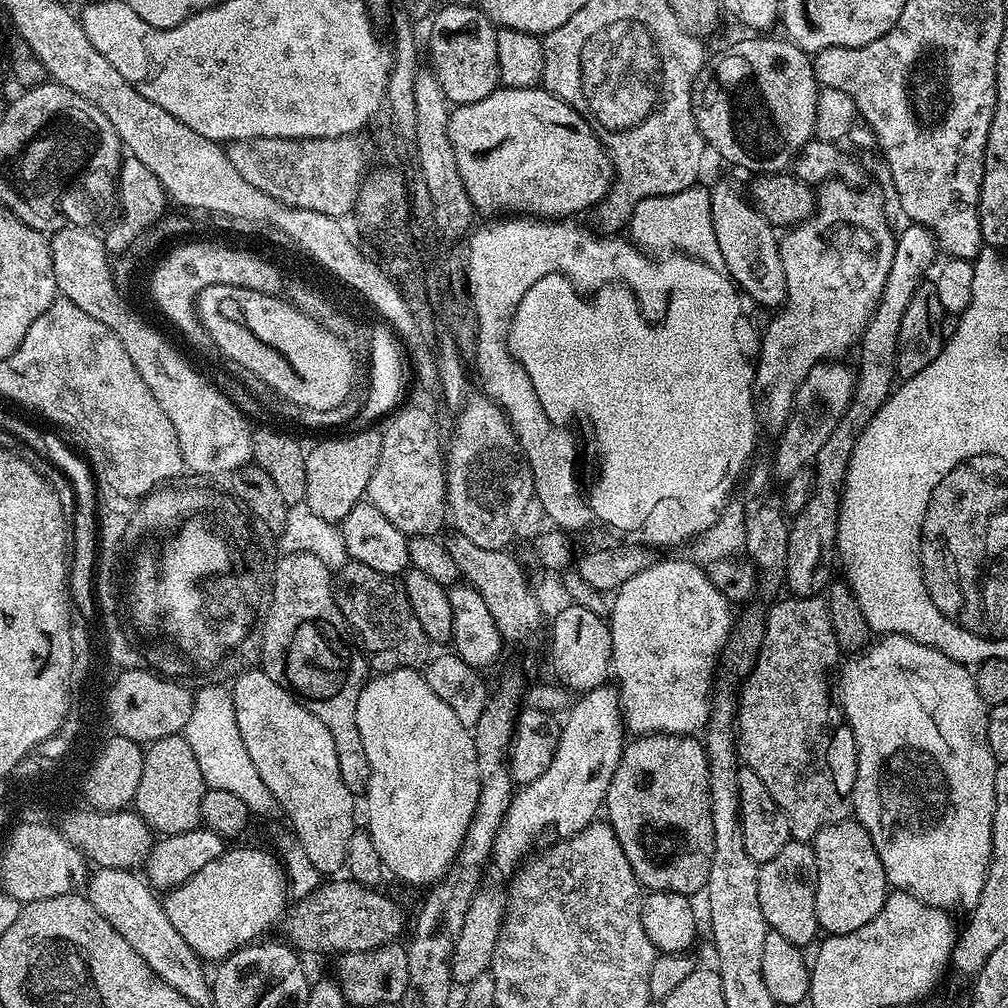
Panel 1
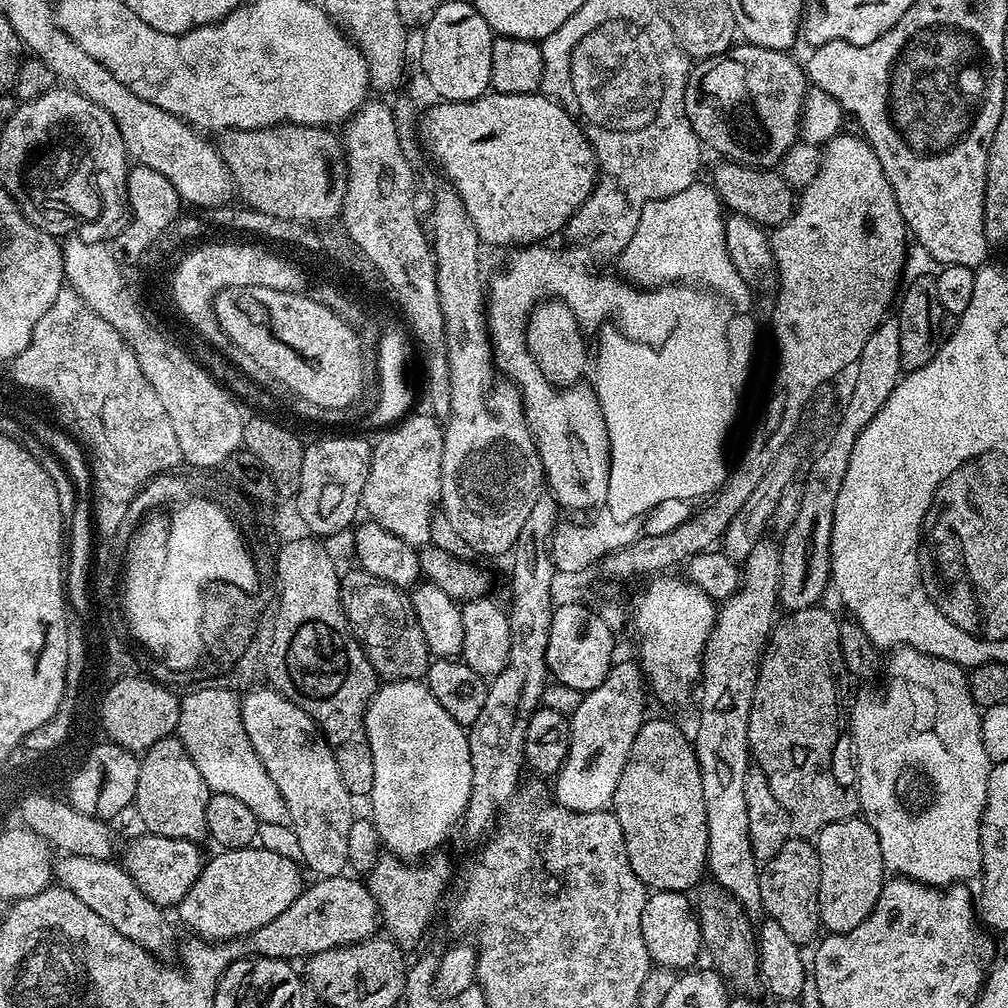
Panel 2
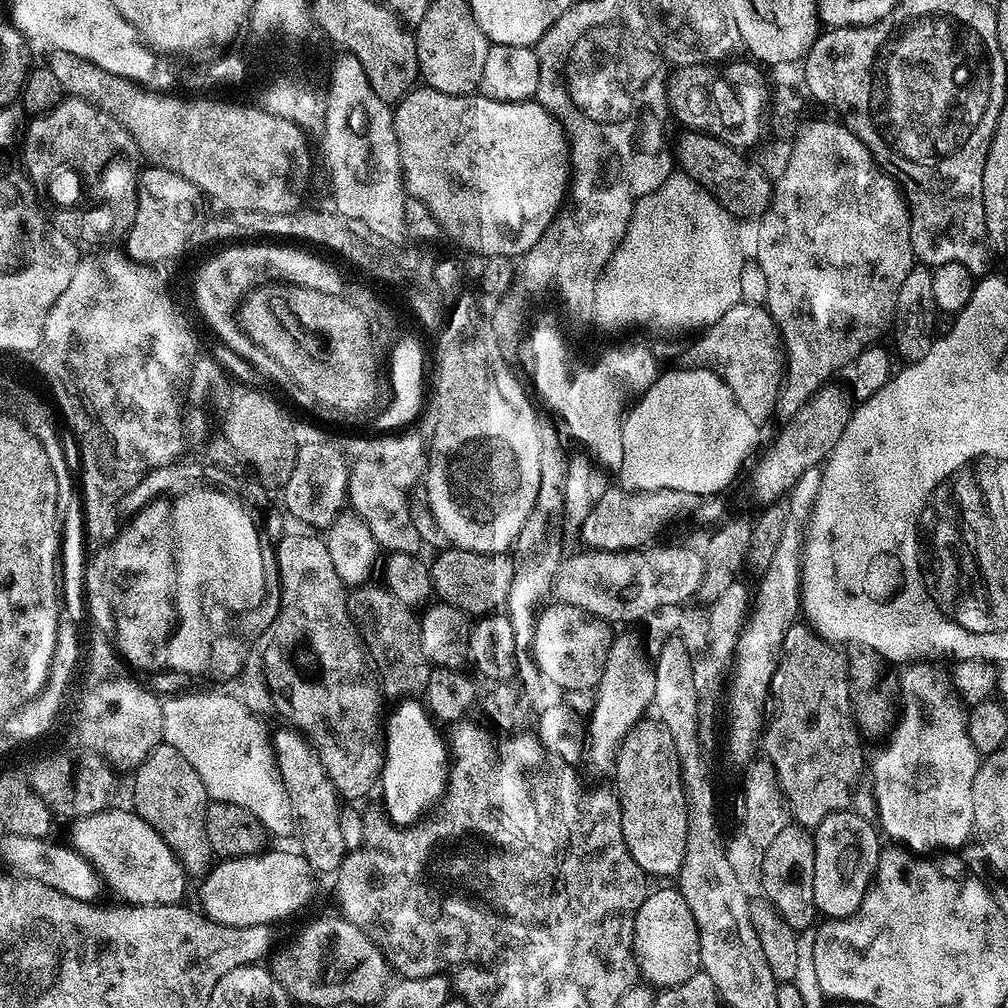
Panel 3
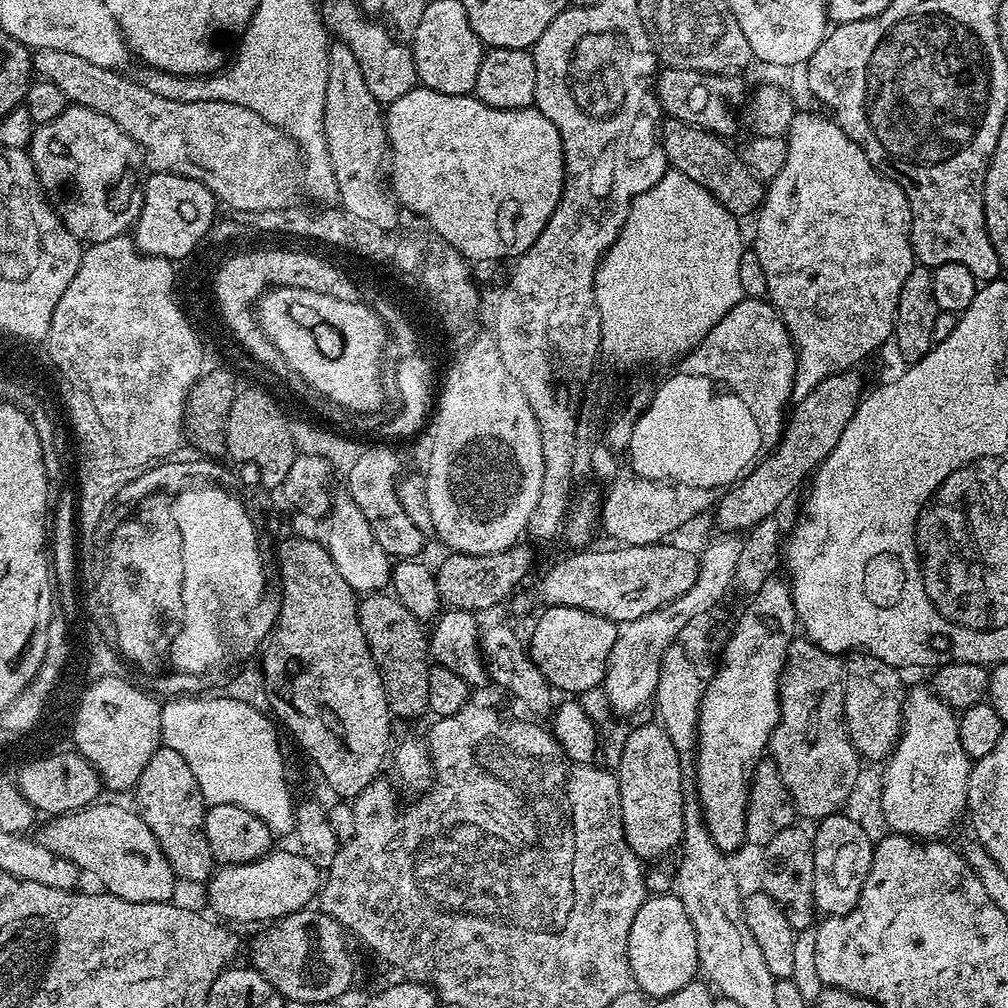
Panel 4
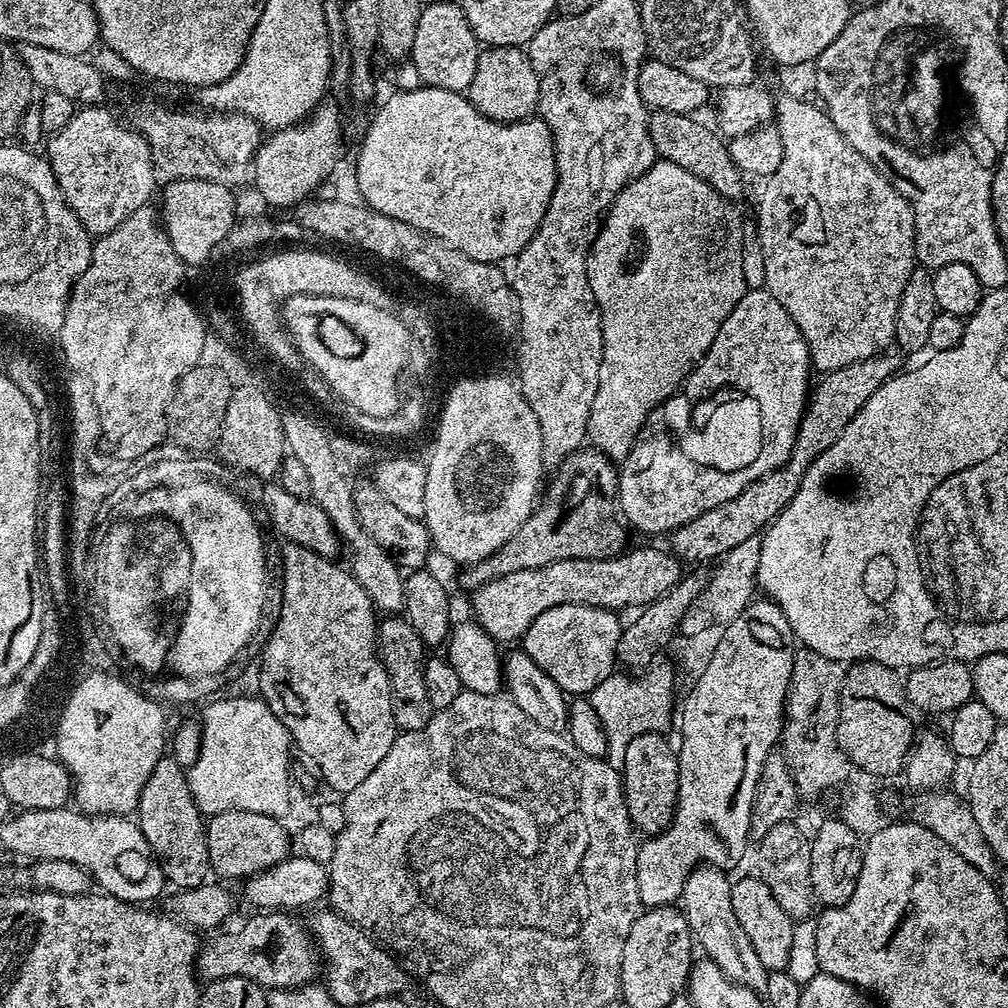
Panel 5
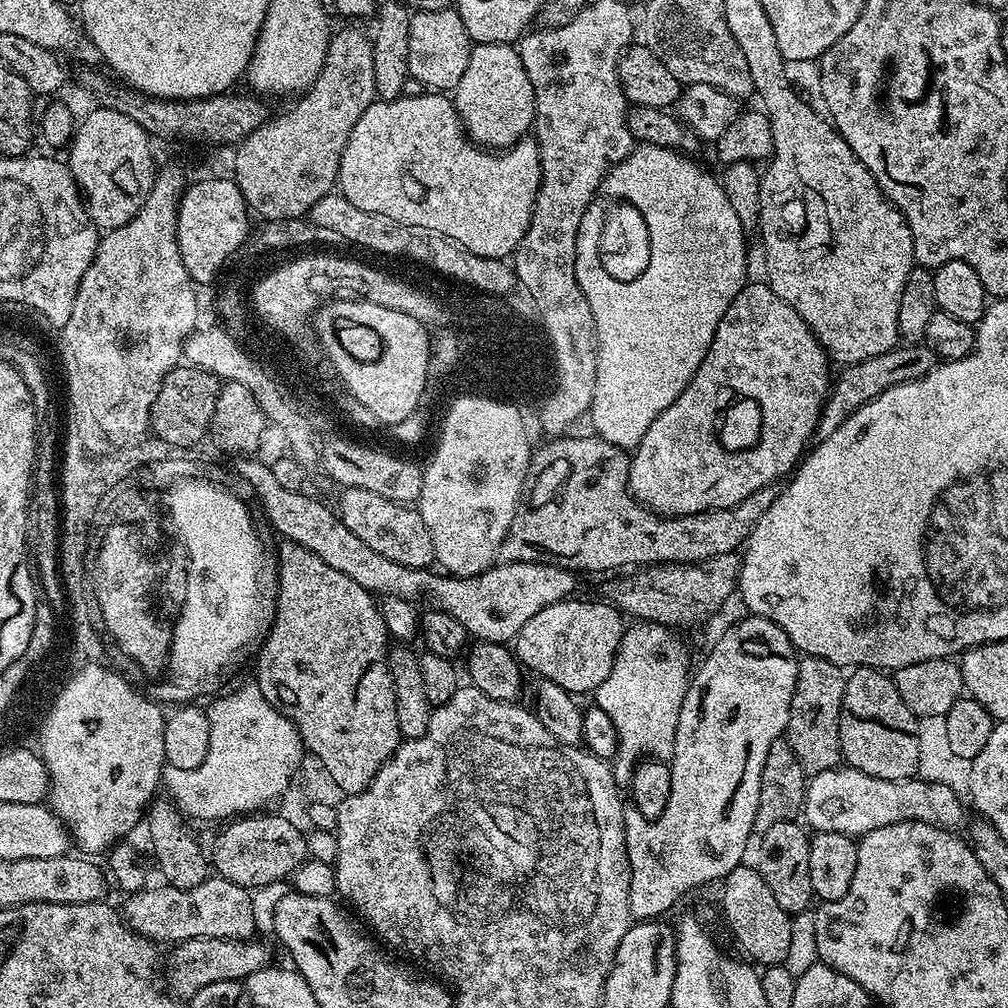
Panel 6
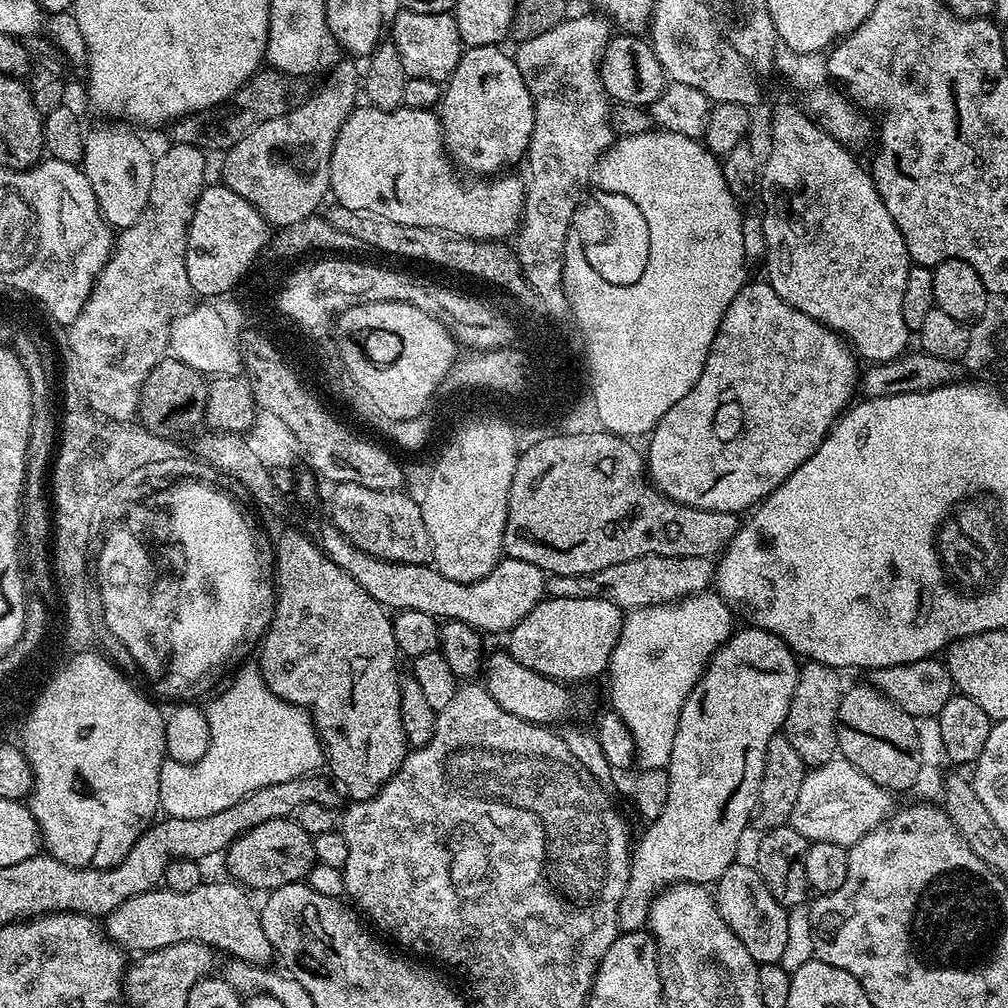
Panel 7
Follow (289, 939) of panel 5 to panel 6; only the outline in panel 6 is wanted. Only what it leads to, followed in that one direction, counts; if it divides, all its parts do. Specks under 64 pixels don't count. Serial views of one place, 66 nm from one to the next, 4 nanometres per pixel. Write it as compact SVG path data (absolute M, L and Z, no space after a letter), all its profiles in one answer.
M194 938L181 940L175 945L172 957L167 957L166 964L172 967L171 995L177 998L190 998L202 986L210 986L210 982L226 982L227 980L243 981L245 977L258 970L269 967L273 963L272 952L260 941L260 938L246 940L227 940L226 938Z

